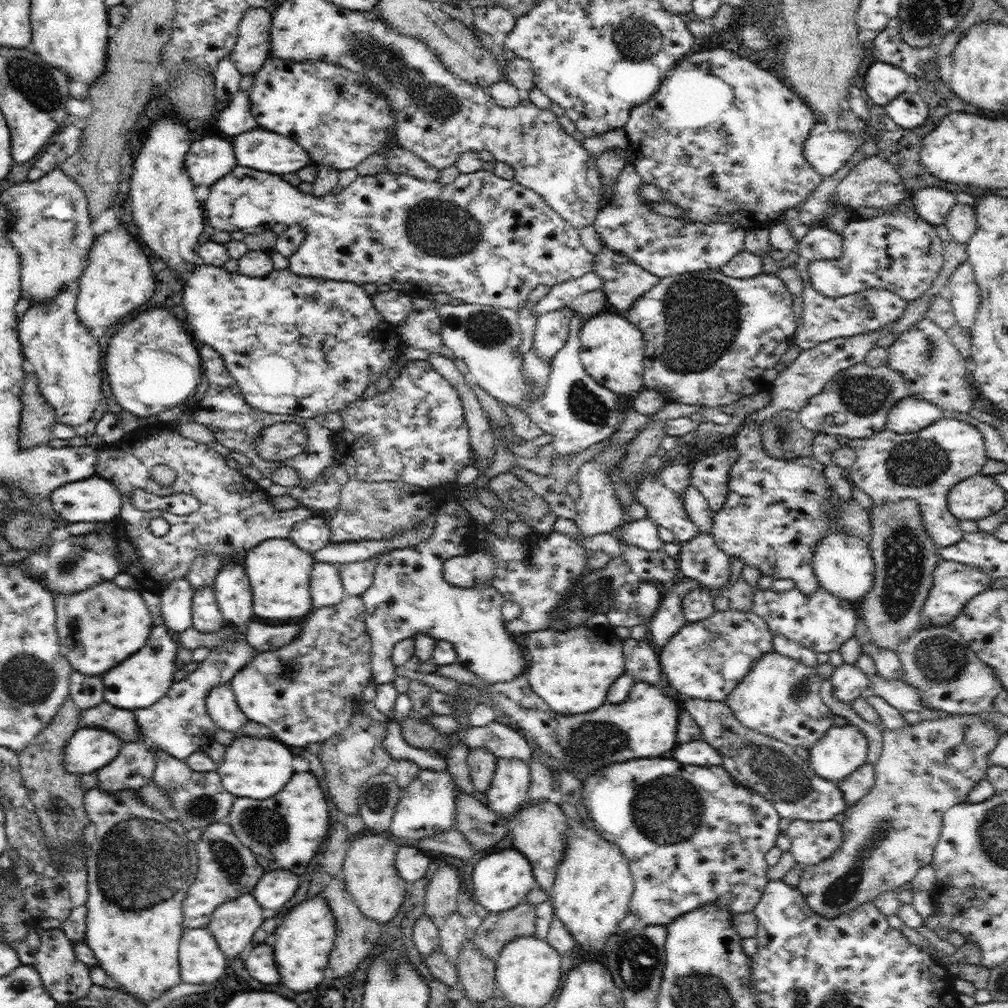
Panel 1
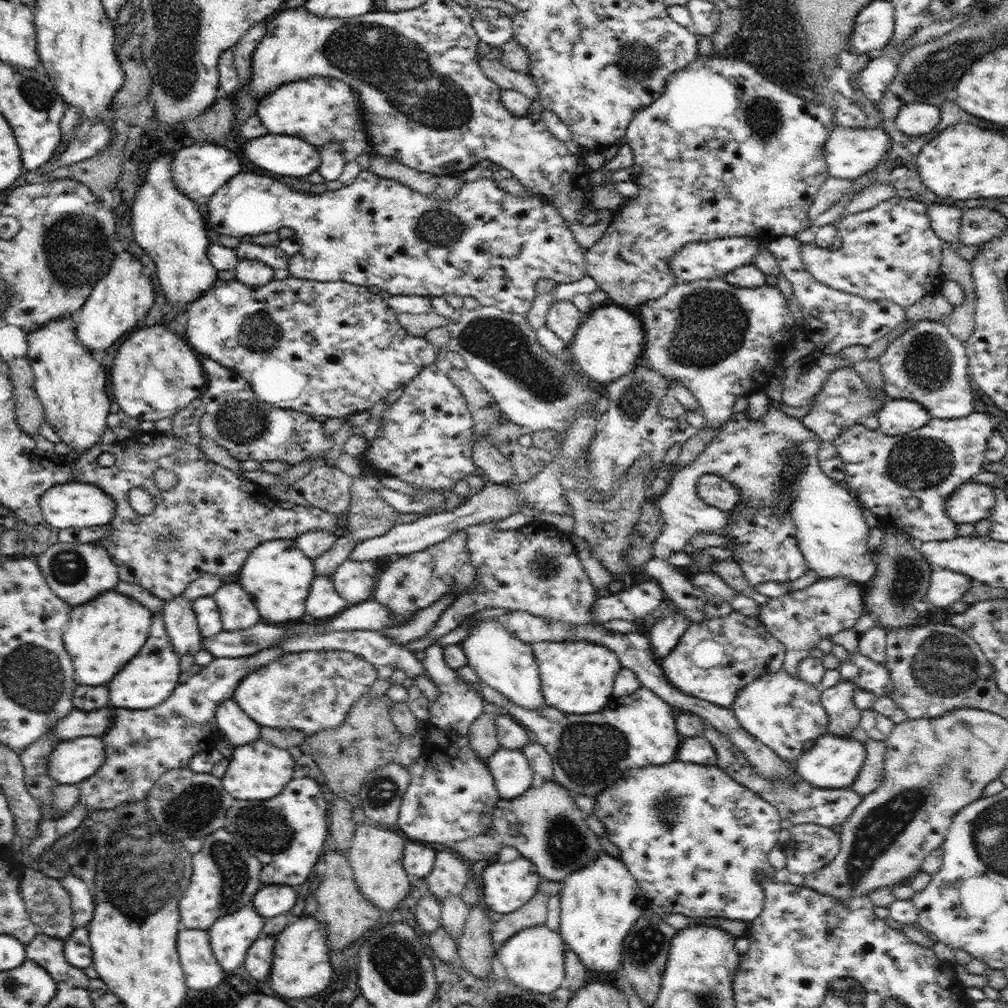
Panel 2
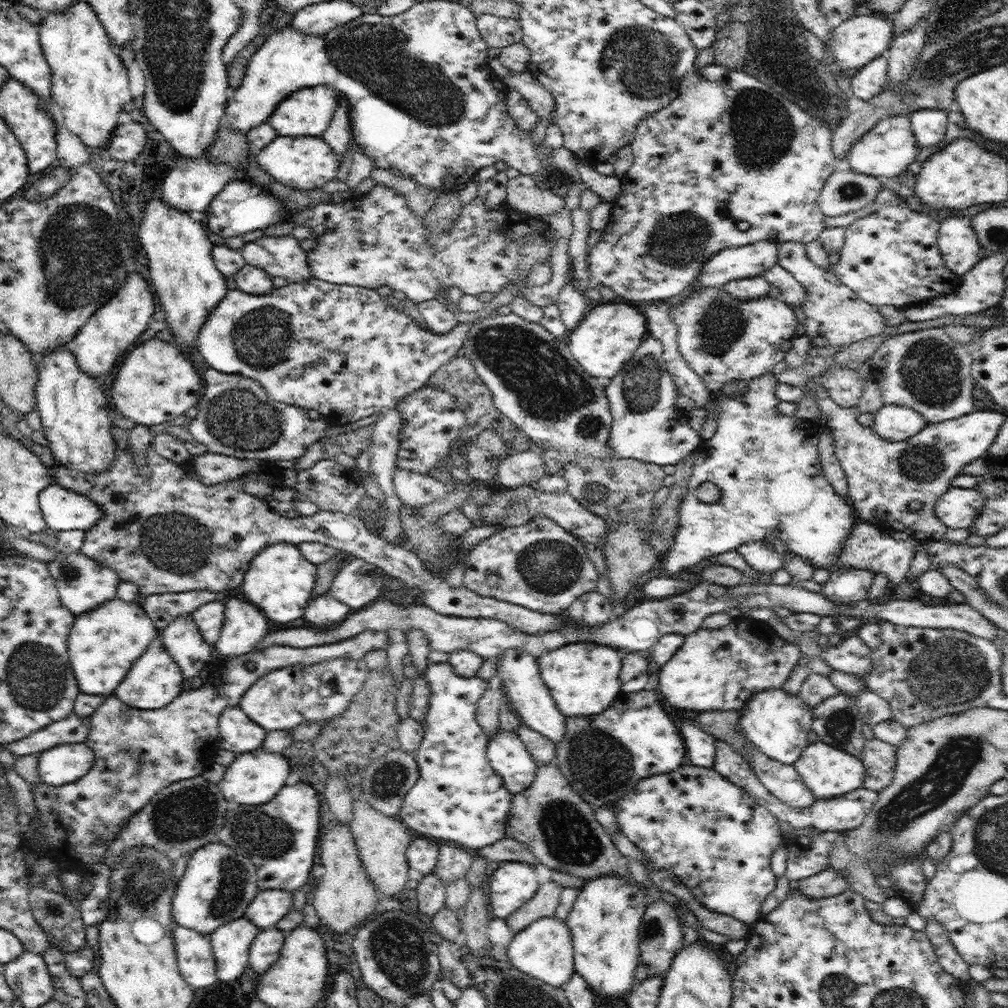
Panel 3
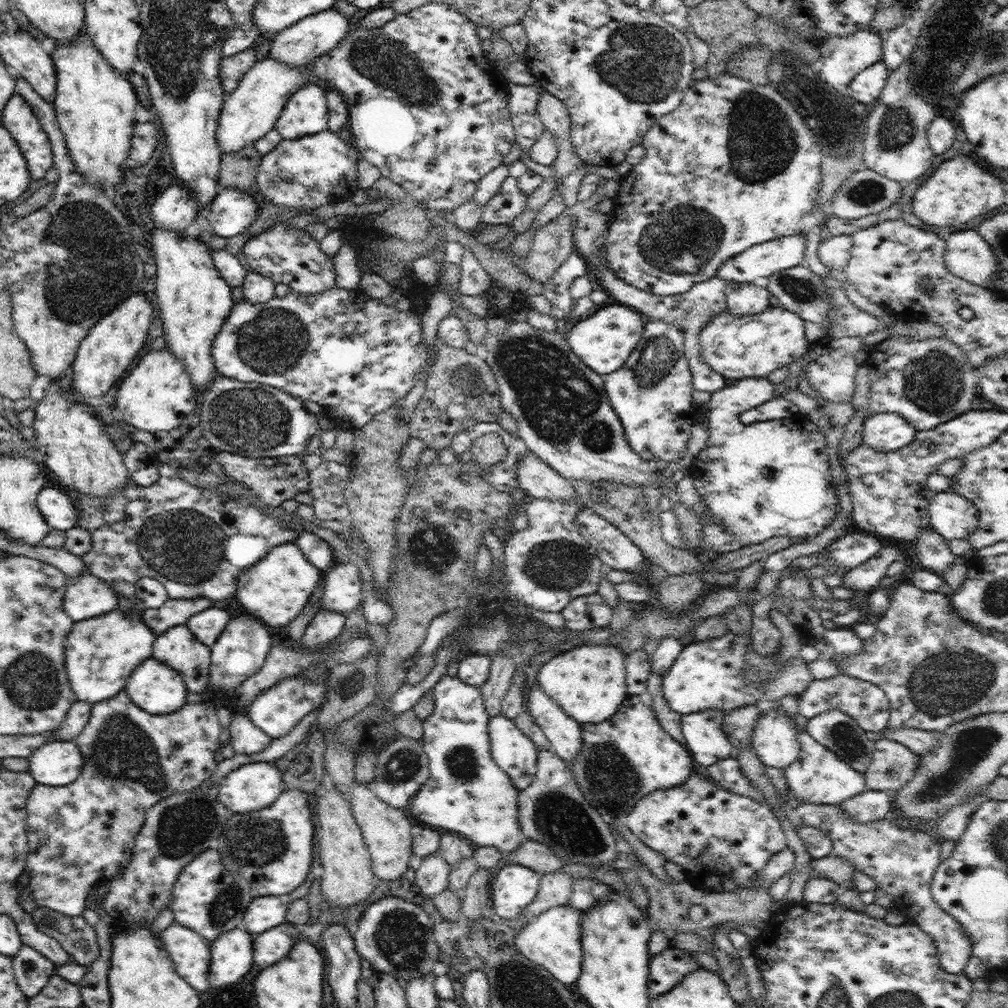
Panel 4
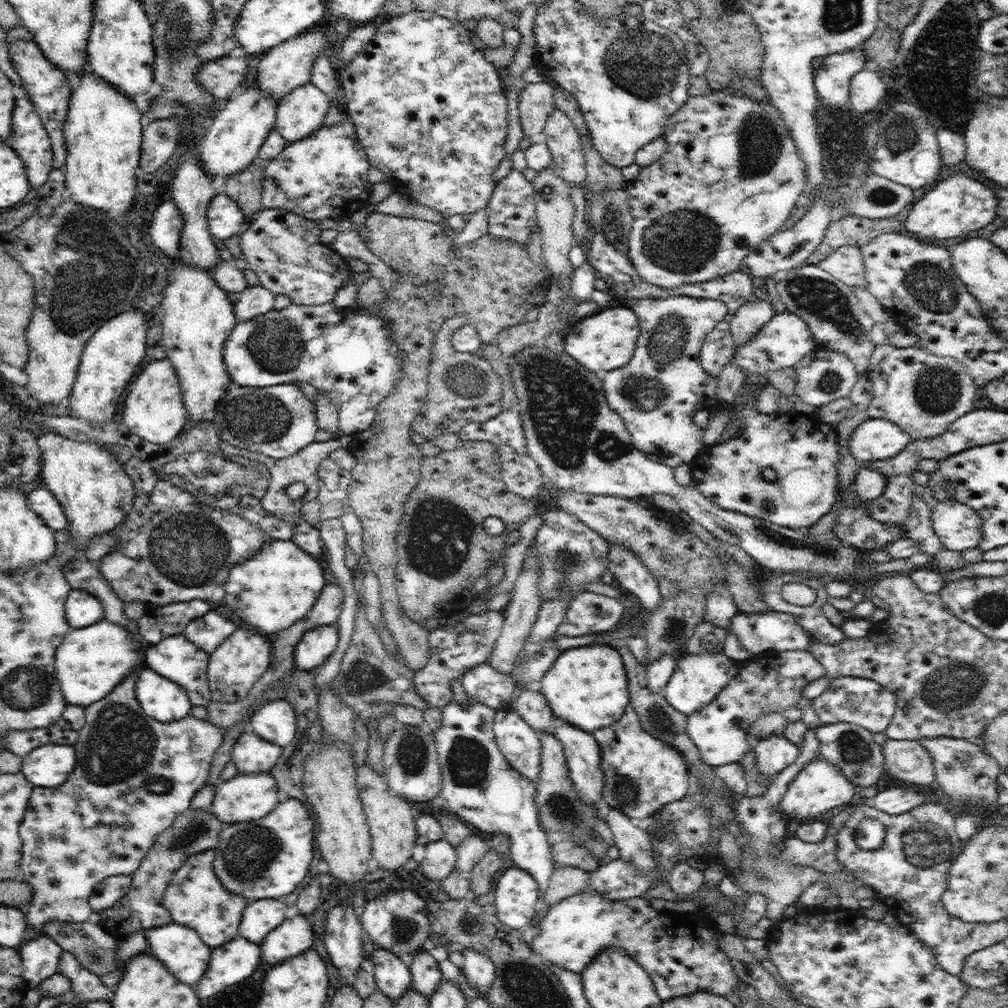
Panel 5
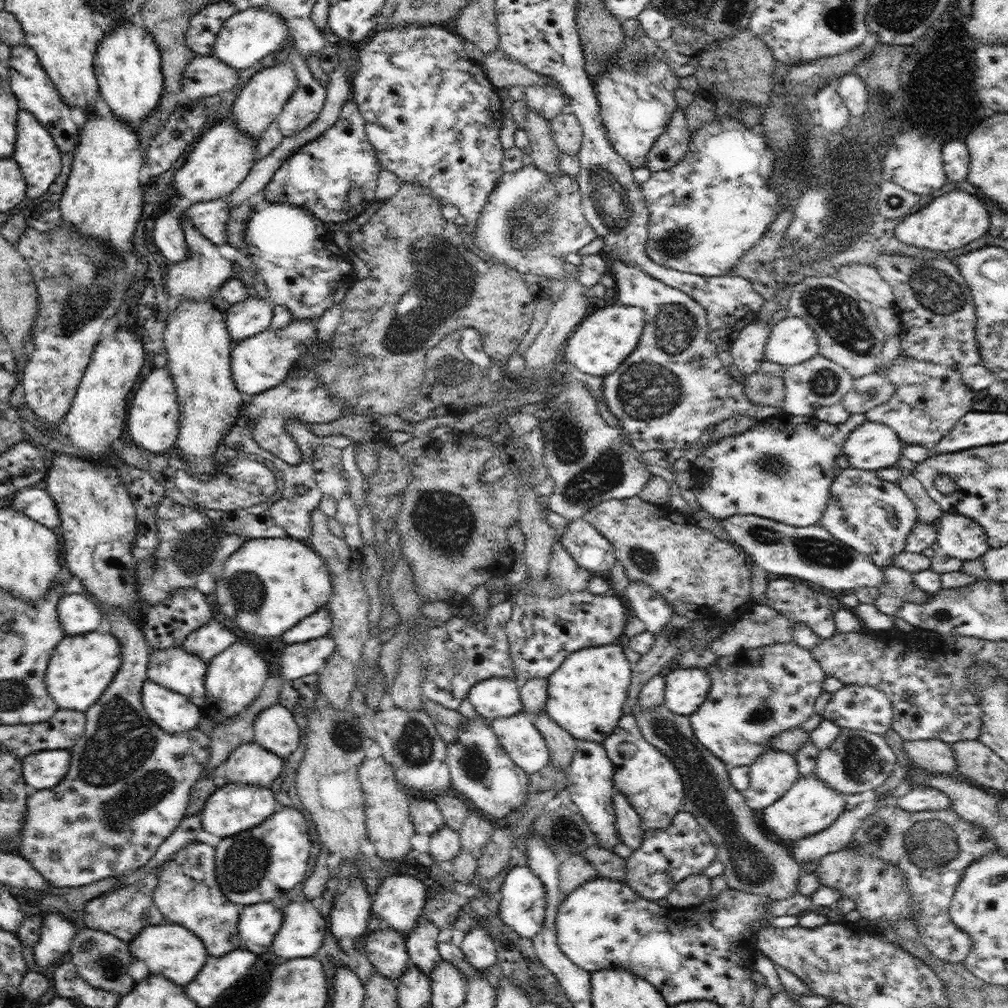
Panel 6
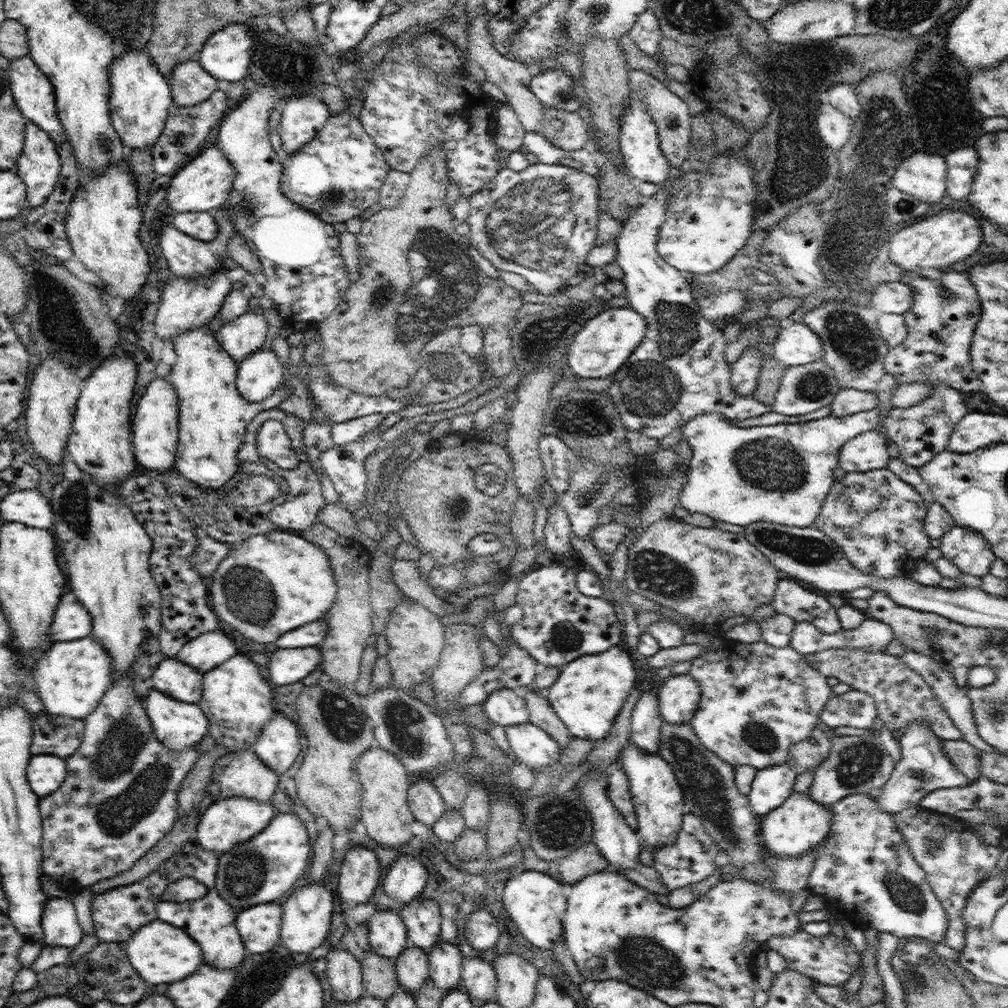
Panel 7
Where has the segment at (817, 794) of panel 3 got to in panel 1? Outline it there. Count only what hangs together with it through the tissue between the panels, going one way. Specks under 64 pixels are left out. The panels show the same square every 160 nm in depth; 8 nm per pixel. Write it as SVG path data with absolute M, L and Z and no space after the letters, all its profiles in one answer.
M849 723L844 726L834 724L825 734L825 738L820 738L809 748L809 765L821 778L832 783L840 783L867 762L867 748L867 738L857 726Z

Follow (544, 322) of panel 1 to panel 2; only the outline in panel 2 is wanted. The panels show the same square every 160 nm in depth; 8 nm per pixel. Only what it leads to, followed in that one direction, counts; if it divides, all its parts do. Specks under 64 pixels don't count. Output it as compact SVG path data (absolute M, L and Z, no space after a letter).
M571 301L553 302L549 309L545 326L556 334L566 347L570 346L578 328L583 324L585 315Z

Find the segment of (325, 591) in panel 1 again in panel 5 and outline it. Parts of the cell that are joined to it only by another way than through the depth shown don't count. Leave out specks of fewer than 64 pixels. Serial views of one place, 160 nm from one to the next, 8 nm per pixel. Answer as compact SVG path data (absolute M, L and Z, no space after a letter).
M337 623L323 624L305 631L293 654L296 669L311 671L312 668L324 665L336 650L336 644L338 644Z

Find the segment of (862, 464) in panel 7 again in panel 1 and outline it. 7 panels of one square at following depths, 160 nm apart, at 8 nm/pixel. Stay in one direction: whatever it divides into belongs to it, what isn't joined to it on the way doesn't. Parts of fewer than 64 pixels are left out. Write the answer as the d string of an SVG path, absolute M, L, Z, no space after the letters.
M908 395L890 409L885 429L895 434L914 433L934 424L943 416L942 413L939 406L923 398Z

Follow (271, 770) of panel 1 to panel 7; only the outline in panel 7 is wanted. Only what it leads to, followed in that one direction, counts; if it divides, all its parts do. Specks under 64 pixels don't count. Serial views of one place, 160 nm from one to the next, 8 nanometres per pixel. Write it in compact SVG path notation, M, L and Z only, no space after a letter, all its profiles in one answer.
M245 797L217 799L199 818L195 840L214 854L224 854L240 843L247 842L264 830L276 816L271 803L260 803Z

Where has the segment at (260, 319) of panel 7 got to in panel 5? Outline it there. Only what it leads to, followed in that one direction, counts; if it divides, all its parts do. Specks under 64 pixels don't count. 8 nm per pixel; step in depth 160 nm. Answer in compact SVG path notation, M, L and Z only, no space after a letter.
M262 285L249 286L240 292L238 302L234 304L237 323L254 319L274 309L276 295Z

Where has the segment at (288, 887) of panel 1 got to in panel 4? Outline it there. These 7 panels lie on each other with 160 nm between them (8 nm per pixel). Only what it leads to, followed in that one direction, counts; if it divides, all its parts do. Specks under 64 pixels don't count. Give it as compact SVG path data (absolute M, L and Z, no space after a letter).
M278 896L253 897L241 925L254 937L285 922L288 904Z

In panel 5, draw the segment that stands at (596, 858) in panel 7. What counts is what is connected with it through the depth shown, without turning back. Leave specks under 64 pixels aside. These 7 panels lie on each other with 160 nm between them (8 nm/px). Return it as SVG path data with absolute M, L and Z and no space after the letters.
M573 866L555 868L550 877L548 890L539 906L551 907L553 904L586 890L590 882L589 871Z

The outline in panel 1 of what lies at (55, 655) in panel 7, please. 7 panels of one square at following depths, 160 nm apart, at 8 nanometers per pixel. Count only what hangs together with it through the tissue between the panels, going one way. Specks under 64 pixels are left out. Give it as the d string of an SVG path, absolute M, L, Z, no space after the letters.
M102 581L76 594L53 593L59 641L74 670L88 676L104 674L146 644L153 616L140 590L120 588L114 581Z

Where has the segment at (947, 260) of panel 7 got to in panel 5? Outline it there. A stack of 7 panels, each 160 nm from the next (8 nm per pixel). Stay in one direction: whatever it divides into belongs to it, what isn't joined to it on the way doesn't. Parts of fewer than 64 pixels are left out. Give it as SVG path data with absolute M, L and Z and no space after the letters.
M956 172L948 178L943 176L942 181L937 181L928 193L914 203L904 227L921 239L926 236L936 240L956 238L988 226L997 216L997 202L994 191L987 185L968 178L963 172Z

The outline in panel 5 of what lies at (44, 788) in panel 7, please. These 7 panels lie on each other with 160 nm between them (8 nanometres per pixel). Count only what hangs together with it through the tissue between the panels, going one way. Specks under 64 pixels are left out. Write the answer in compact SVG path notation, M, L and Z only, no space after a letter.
M70 745L39 746L22 759L21 772L35 787L54 788L68 780L76 764L76 751Z

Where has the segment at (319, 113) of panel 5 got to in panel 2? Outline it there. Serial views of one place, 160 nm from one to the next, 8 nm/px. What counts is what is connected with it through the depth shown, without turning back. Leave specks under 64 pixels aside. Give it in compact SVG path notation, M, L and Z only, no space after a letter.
M315 76L279 86L258 101L256 114L271 134L295 136L319 150L327 142L340 143L348 164L372 149L359 103L349 84L334 78Z

